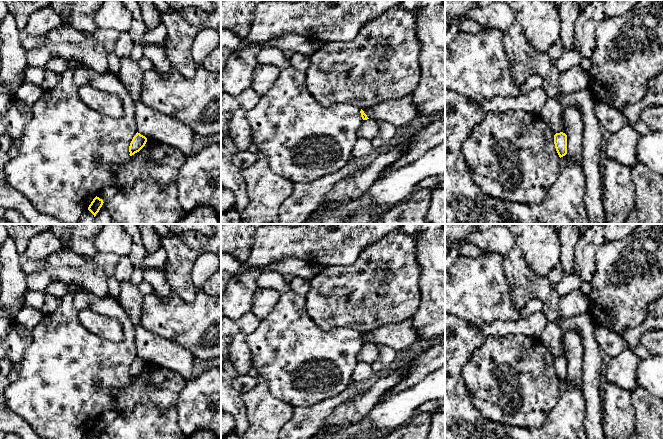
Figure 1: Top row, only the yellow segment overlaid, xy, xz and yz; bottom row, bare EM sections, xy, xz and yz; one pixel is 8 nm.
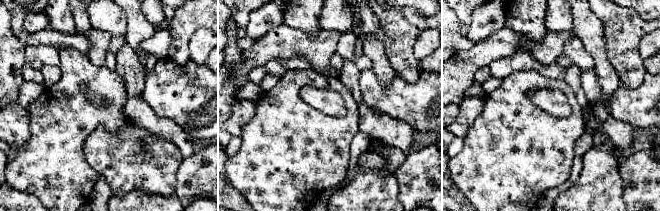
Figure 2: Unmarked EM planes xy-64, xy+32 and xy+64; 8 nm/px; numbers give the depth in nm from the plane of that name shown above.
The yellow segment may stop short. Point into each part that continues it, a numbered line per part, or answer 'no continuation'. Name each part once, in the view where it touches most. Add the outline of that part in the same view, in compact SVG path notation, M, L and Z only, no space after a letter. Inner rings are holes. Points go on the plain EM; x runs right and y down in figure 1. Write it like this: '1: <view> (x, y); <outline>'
no continuation

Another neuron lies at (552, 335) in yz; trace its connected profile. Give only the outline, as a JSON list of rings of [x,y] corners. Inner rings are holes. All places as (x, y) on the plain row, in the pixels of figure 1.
[[[548,322],[539,338],[554,359],[562,356],[565,349],[563,342],[564,332],[557,324]]]

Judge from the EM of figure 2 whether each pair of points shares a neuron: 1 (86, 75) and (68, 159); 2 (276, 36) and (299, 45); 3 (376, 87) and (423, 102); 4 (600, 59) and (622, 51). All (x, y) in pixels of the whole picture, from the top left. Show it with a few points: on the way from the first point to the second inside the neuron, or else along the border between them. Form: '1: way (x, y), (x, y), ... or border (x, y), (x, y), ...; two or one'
1: way (110, 93), (116, 105), (81, 135); one
2: way (282, 42), (293, 43); one
3: way (388, 99), (411, 102); one
4: border (603, 33), (606, 56), (618, 77); two

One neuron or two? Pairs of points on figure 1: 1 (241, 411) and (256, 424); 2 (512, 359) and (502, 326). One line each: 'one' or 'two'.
1: two
2: two

